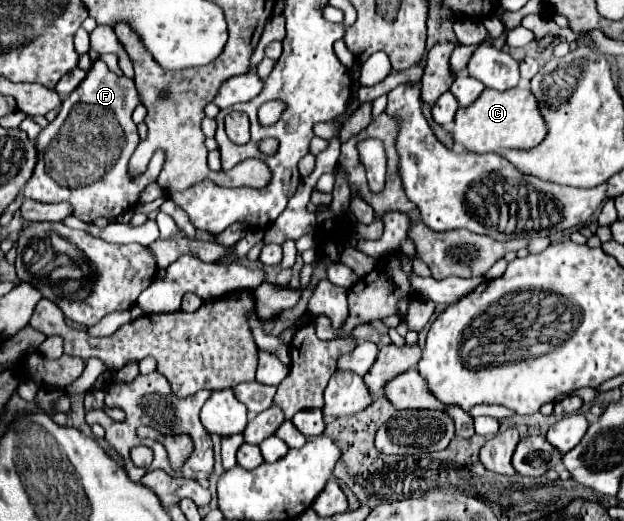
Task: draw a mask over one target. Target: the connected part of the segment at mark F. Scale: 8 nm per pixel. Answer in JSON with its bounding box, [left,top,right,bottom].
[24,60,166,222]

